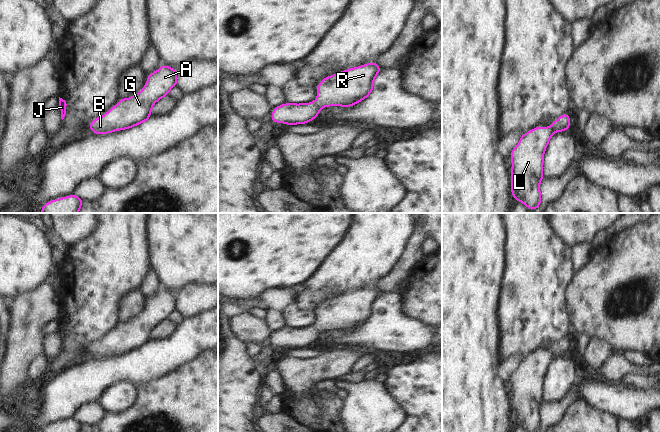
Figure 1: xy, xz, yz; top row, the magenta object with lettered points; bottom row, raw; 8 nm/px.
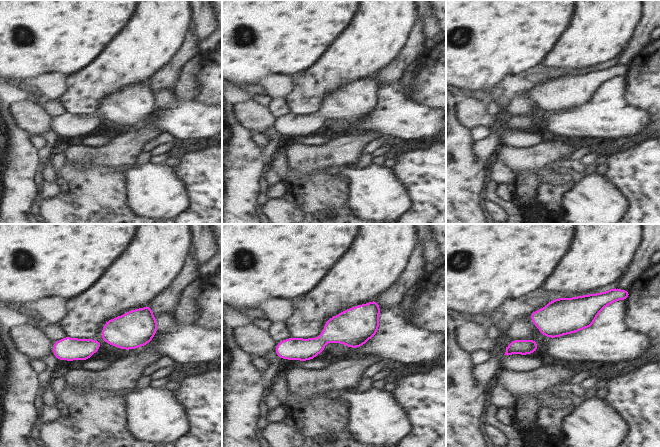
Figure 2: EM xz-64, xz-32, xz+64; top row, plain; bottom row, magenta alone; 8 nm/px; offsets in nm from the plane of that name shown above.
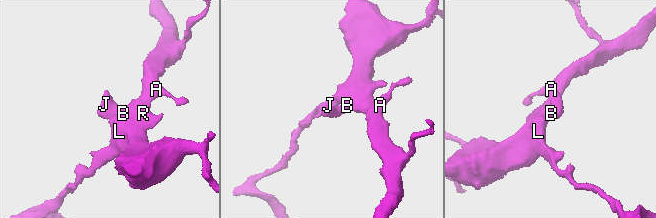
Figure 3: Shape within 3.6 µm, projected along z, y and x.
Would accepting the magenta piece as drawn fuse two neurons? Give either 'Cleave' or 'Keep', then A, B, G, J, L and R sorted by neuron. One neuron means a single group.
Keep. Groups: A B G J L R.

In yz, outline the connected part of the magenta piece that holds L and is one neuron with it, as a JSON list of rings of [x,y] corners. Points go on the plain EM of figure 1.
[[[567,335],[550,351],[538,350],[525,358],[520,358],[519,367],[512,373],[511,419],[527,432],[541,429],[540,407],[544,402],[544,377],[555,356],[569,354],[571,344]]]

